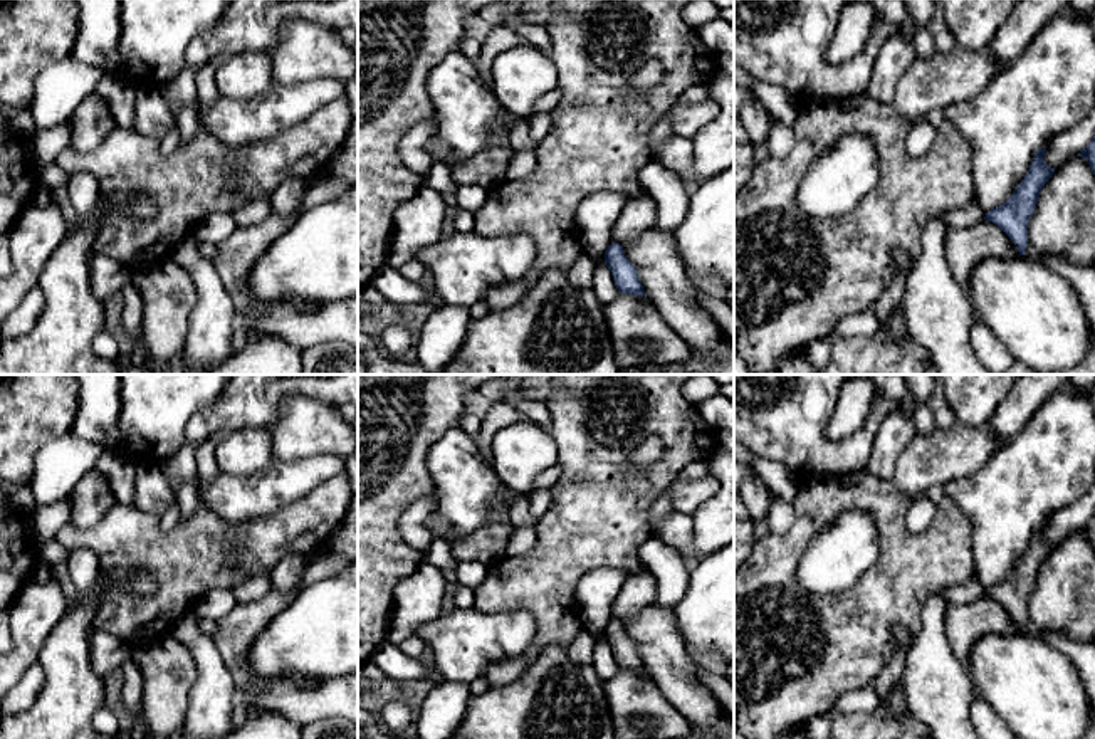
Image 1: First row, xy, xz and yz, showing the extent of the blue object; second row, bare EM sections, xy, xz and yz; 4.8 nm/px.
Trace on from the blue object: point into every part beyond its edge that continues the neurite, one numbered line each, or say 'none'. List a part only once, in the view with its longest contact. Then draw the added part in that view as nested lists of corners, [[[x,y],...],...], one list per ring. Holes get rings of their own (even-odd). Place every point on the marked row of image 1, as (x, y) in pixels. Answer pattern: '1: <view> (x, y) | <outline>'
none

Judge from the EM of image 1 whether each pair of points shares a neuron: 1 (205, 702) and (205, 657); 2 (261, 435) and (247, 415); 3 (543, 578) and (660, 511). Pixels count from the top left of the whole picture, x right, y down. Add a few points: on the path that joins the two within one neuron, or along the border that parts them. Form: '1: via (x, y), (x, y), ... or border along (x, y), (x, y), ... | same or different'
1: via (205, 691), (205, 669) | same
2: border along (267, 427), (241, 427), (224, 434) | different
3: border along (667, 487), (650, 508), (650, 528), (654, 533) | different

